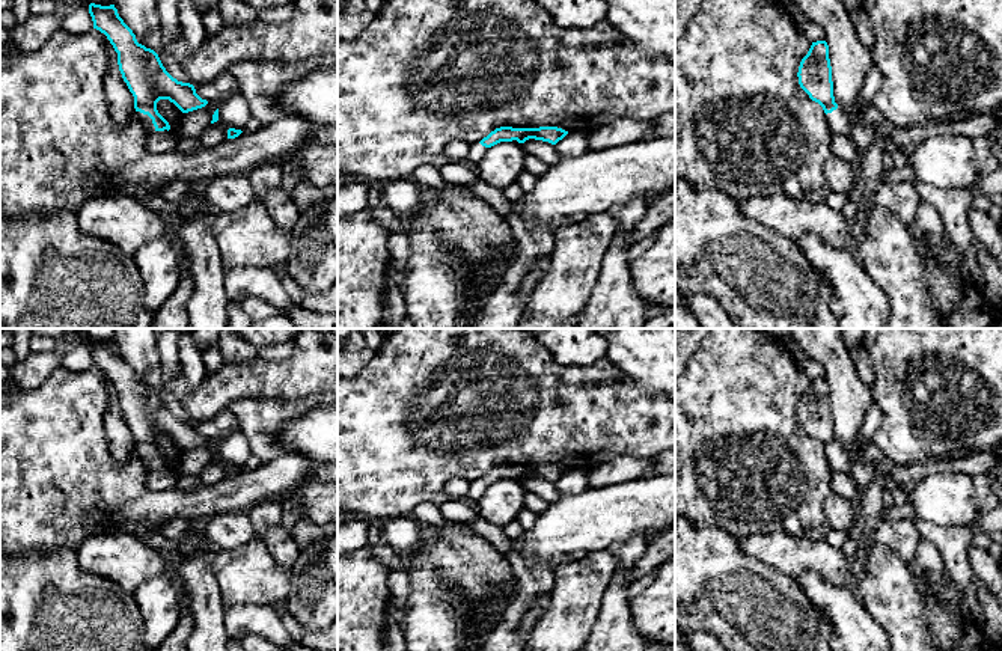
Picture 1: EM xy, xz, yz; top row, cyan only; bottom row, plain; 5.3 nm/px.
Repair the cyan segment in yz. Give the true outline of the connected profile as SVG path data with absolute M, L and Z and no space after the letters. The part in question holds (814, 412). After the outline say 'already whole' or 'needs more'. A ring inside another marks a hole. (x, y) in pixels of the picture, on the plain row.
M826 378L812 380L808 392L800 399L797 414L800 425L812 439L823 445L830 469L848 475L851 461L835 440L829 383Z | needs more

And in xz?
M500 464L491 469L481 479L470 482L470 488L467 497L464 499L469 505L475 506L478 499L484 494L488 485L500 481L500 479L512 479L524 481L529 476L548 479L556 482L562 478L568 469L558 464L539 464L539 466L512 466L512 464Z | needs more

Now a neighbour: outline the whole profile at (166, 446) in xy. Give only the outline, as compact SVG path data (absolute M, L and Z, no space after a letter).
M160 437L157 440L157 448L169 460L169 469L178 473L179 460L184 451L169 437Z

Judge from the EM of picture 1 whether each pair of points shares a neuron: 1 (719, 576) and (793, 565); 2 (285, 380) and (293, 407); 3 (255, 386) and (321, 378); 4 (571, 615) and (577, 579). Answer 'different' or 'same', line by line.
1: different
2: different
3: same
4: same

